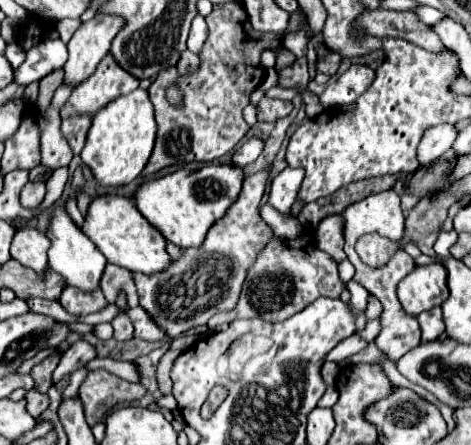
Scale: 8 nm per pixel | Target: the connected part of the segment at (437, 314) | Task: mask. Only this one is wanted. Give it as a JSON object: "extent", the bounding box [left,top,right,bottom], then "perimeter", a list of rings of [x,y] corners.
{"extent":[418,306,444,342],"perimeter":[[[440,306],[432,308],[432,310],[426,310],[424,314],[418,314],[418,322],[420,322],[420,328],[422,328],[422,342],[436,340],[444,332]]]}

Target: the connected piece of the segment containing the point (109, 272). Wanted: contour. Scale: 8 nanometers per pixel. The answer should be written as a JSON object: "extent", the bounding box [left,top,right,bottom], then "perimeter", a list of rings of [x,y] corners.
{"extent":[102,264,138,306],"perimeter":[[[106,264],[102,282],[104,282],[102,292],[110,304],[118,292],[118,286],[120,286],[120,290],[124,290],[128,294],[128,304],[138,306],[138,292],[136,292],[136,284],[132,284],[132,272],[126,272],[124,268],[118,268],[114,264]]]}

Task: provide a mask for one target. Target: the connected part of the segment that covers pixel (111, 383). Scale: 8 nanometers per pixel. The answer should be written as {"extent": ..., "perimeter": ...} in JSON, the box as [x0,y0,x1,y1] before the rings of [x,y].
{"extent":[78,370,146,426],"perimeter":[[[92,370],[88,372],[86,380],[82,382],[78,396],[84,404],[84,414],[88,426],[98,424],[108,410],[112,410],[120,402],[140,400],[146,394],[142,384],[130,384],[106,370]]]}

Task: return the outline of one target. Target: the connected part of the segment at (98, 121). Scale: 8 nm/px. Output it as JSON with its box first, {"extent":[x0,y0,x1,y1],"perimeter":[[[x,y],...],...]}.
{"extent":[80,88,156,186],"perimeter":[[[138,88],[98,110],[98,114],[92,118],[88,140],[80,158],[92,170],[100,186],[124,186],[144,170],[154,148],[154,138],[156,138],[154,108],[148,98],[148,92]]]}

